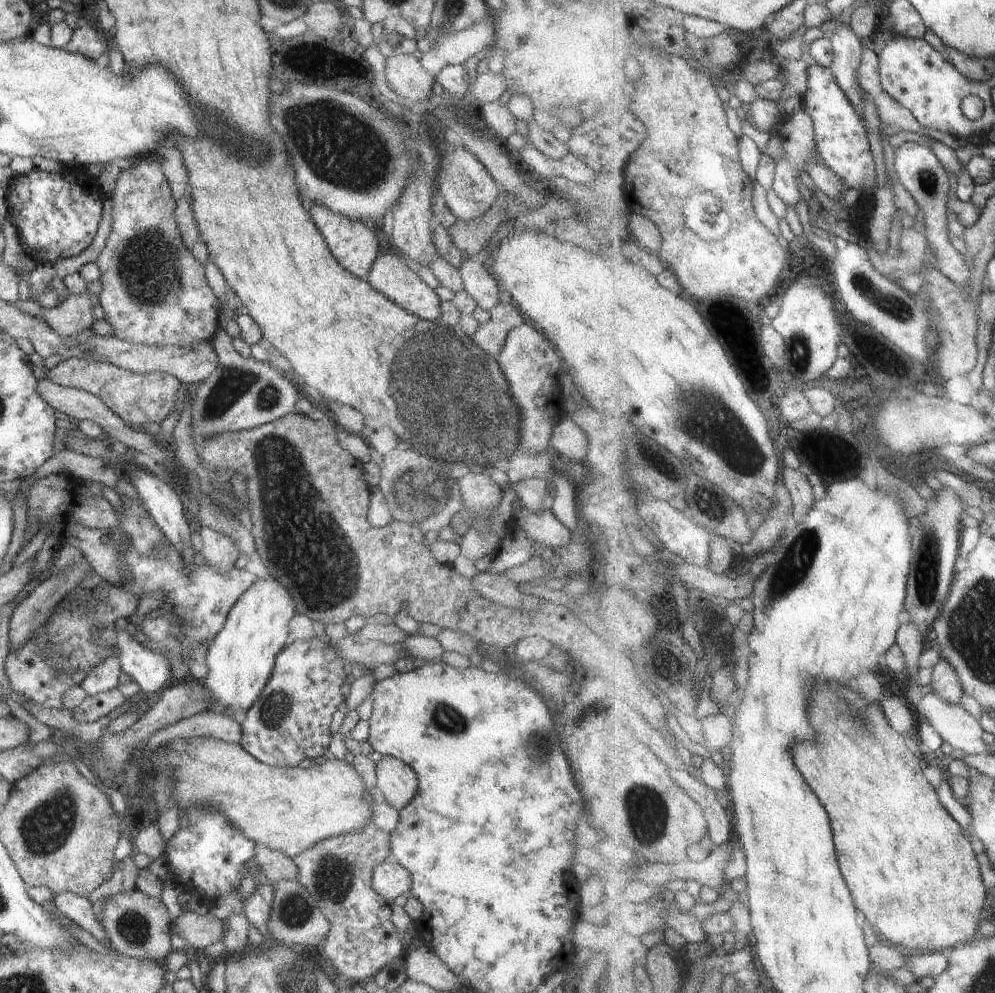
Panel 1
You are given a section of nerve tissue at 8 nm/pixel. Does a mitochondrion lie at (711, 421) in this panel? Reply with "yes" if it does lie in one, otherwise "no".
yes

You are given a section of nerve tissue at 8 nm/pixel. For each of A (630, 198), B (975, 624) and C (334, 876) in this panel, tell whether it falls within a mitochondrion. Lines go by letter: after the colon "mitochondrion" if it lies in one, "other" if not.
A: other
B: mitochondrion
C: mitochondrion

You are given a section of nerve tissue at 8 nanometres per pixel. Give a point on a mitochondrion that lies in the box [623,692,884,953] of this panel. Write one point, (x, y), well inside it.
(648, 812)

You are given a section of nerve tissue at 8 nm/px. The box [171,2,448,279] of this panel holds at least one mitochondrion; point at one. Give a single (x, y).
(334, 147)

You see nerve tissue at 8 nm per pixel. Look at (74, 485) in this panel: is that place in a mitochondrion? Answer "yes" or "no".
no

